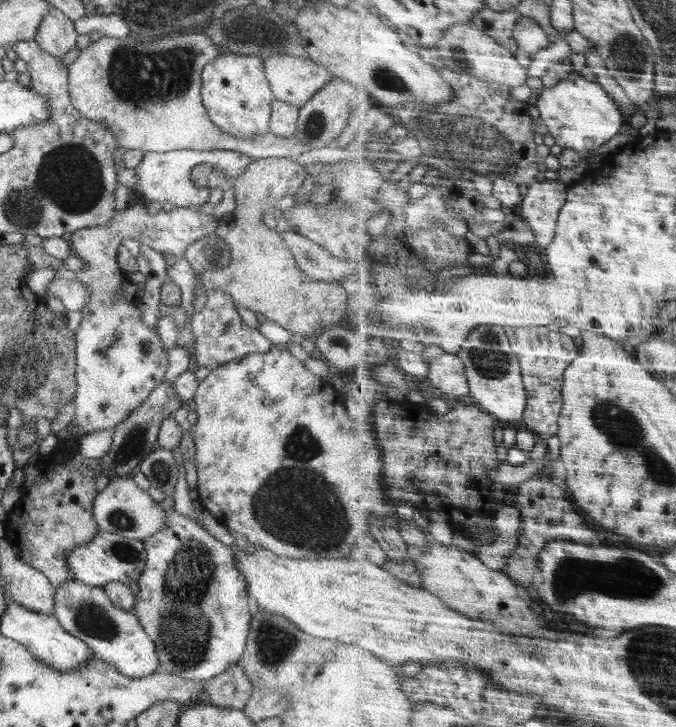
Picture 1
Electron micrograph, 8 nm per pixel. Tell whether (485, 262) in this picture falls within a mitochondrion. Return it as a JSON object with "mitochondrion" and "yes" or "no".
{"mitochondrion":"no"}

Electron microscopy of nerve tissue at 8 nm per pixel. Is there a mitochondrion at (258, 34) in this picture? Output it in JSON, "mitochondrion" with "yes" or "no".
{"mitochondrion":"yes"}

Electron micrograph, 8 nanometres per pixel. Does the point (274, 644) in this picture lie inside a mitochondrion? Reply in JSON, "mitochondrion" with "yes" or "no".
{"mitochondrion":"yes"}

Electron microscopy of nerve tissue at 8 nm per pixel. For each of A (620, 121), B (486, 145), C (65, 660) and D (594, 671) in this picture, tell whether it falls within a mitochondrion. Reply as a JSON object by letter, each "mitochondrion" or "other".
{"A":"other","B":"mitochondrion","C":"other","D":"other"}

